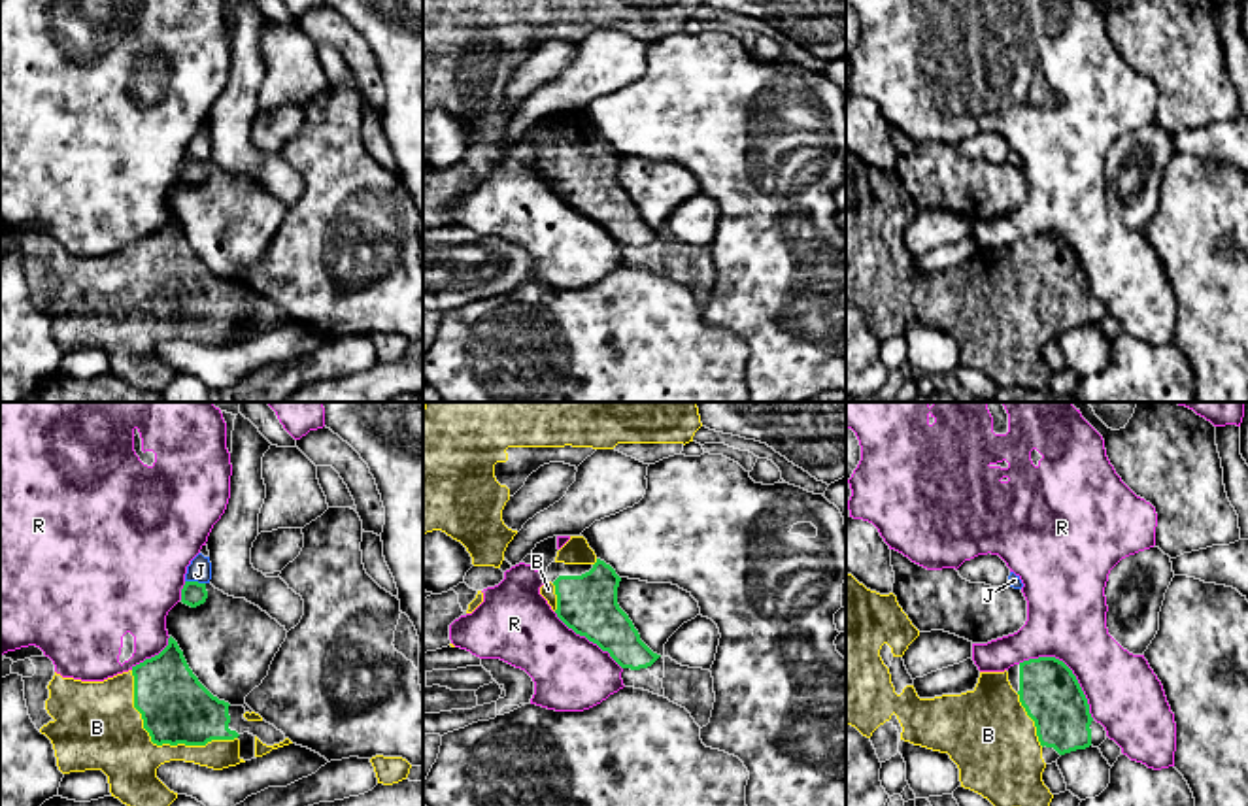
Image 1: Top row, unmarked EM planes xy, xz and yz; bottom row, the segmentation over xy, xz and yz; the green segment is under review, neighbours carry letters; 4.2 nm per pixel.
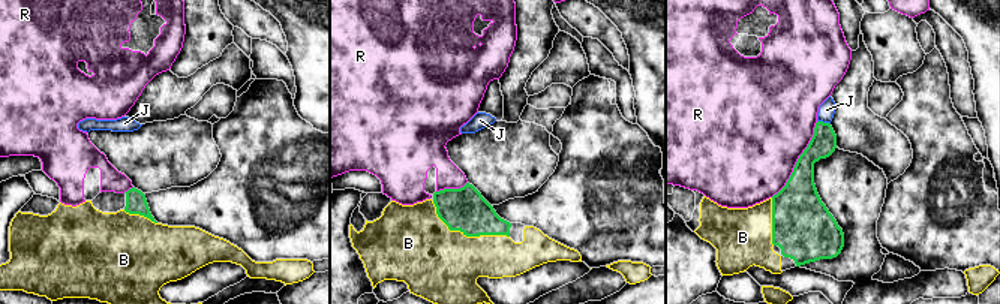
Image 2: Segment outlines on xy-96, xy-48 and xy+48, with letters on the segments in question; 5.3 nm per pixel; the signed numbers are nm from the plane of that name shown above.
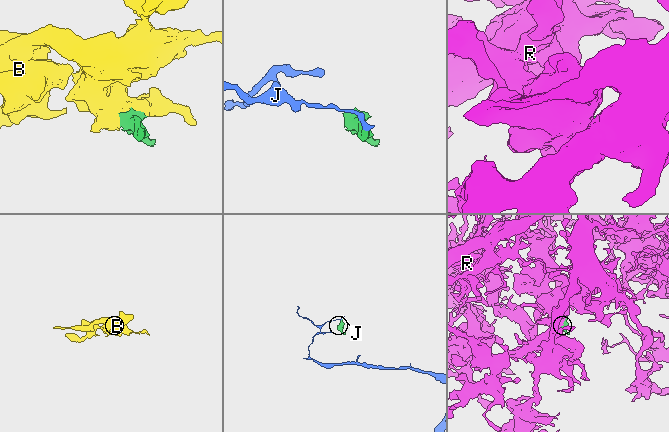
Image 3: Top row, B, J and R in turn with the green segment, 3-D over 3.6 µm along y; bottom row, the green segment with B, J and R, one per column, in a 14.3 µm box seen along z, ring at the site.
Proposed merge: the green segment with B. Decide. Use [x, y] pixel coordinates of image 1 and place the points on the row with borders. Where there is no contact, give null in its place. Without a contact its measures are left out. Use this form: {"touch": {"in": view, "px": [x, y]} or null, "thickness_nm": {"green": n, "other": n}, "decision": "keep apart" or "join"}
{"touch": {"in": "xy", "px": [159, 744]}, "thickness_nm": {"green": 300, "other": 340}, "decision": "join"}

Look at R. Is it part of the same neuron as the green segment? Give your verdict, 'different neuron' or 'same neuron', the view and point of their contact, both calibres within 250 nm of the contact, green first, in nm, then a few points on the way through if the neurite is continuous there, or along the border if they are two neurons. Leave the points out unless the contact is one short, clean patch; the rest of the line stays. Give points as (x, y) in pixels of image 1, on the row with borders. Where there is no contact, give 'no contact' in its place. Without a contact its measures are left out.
different neuron; contact yz (1069, 669); calibres 260 and 340 nm

